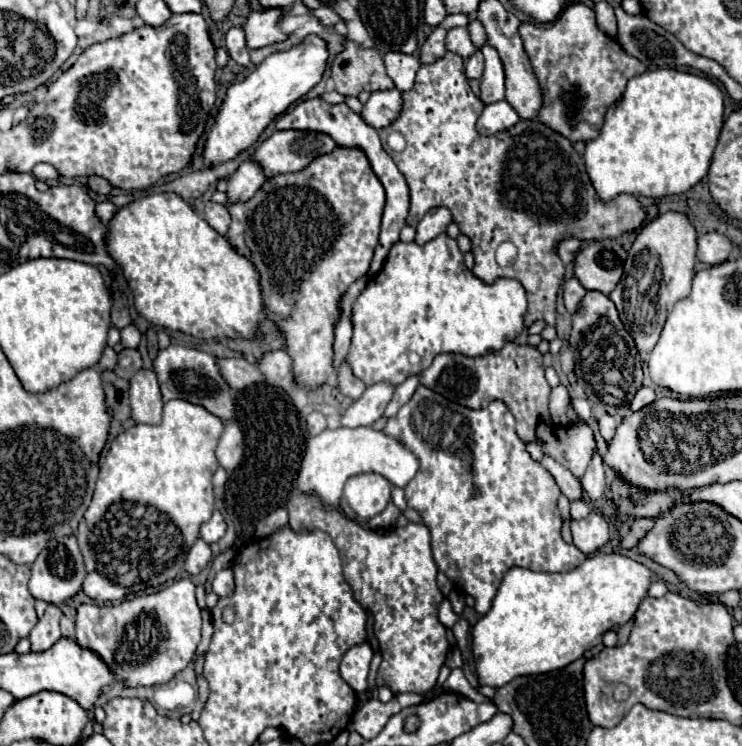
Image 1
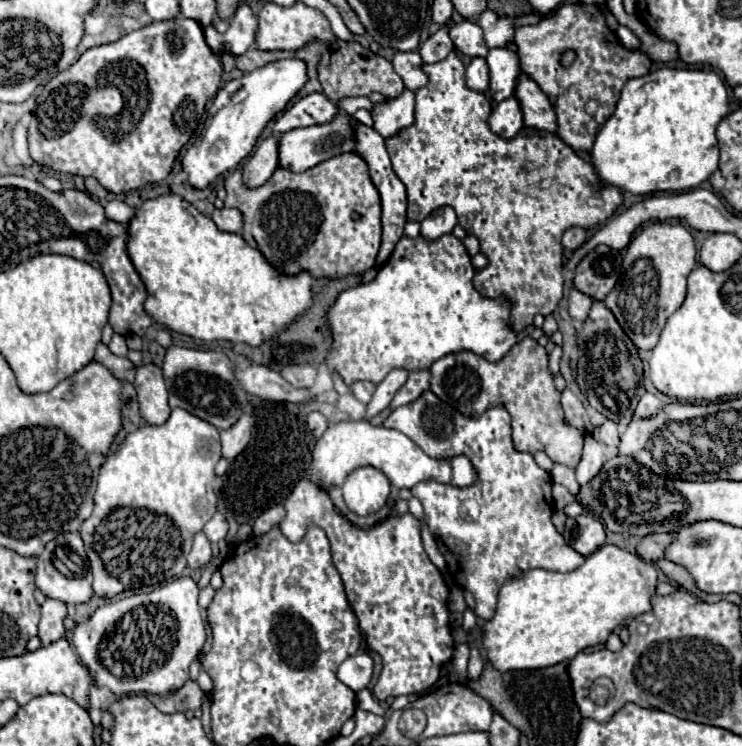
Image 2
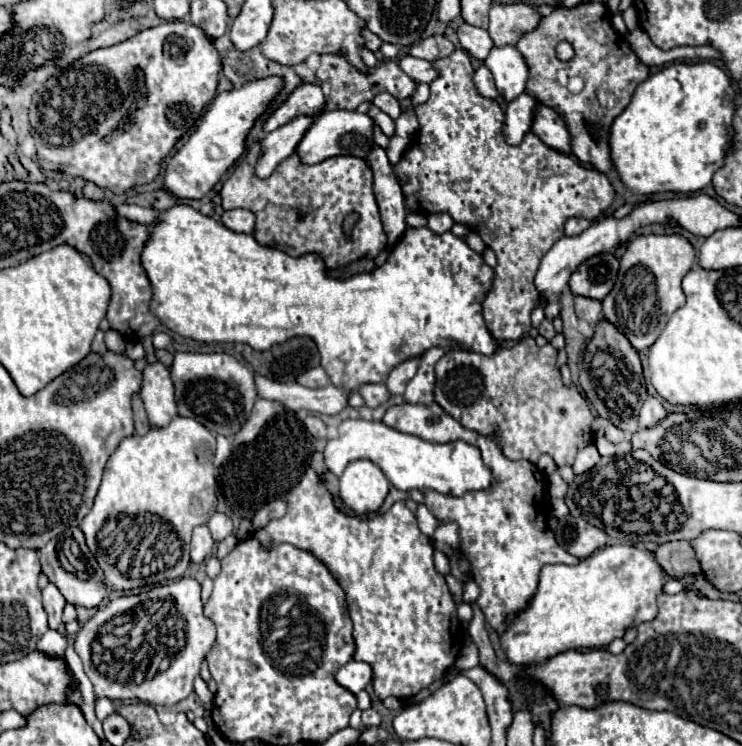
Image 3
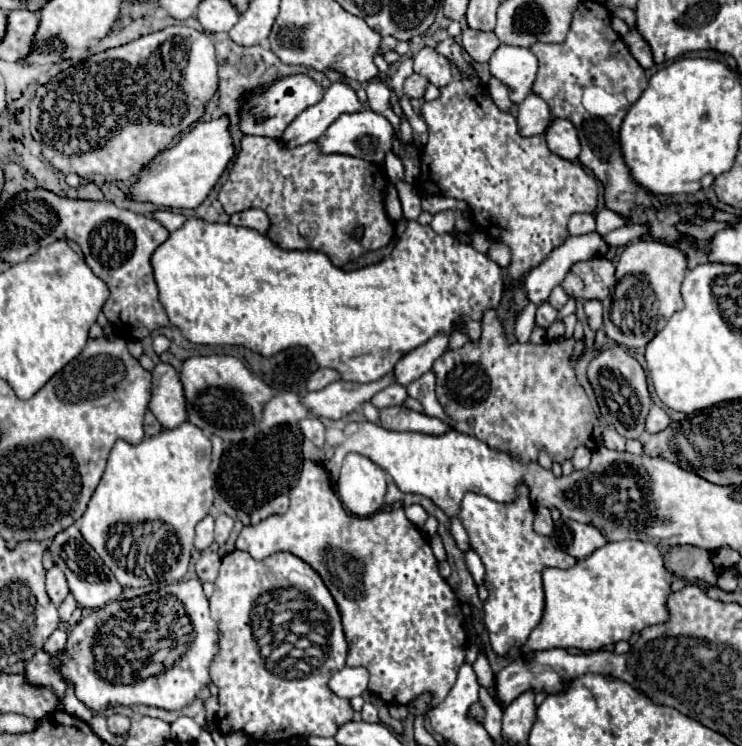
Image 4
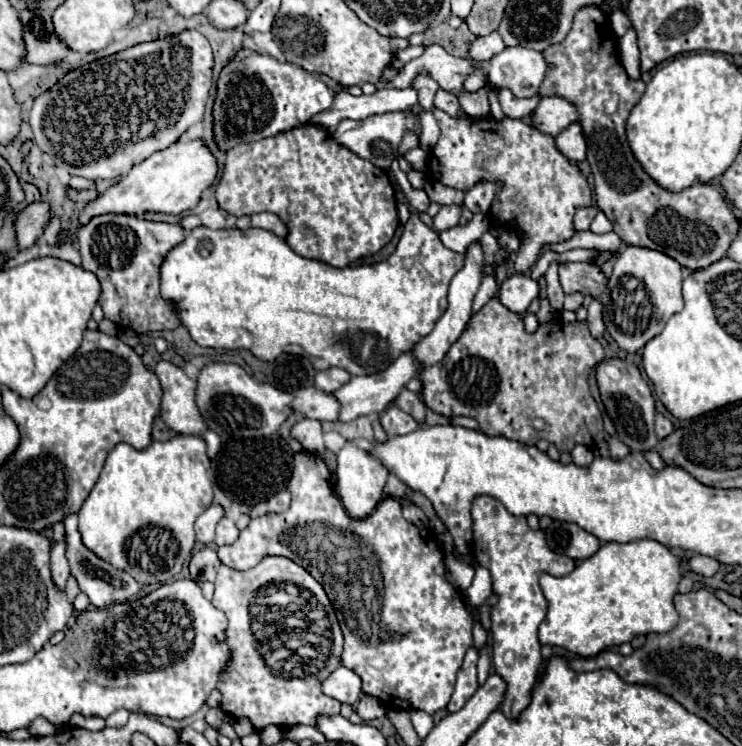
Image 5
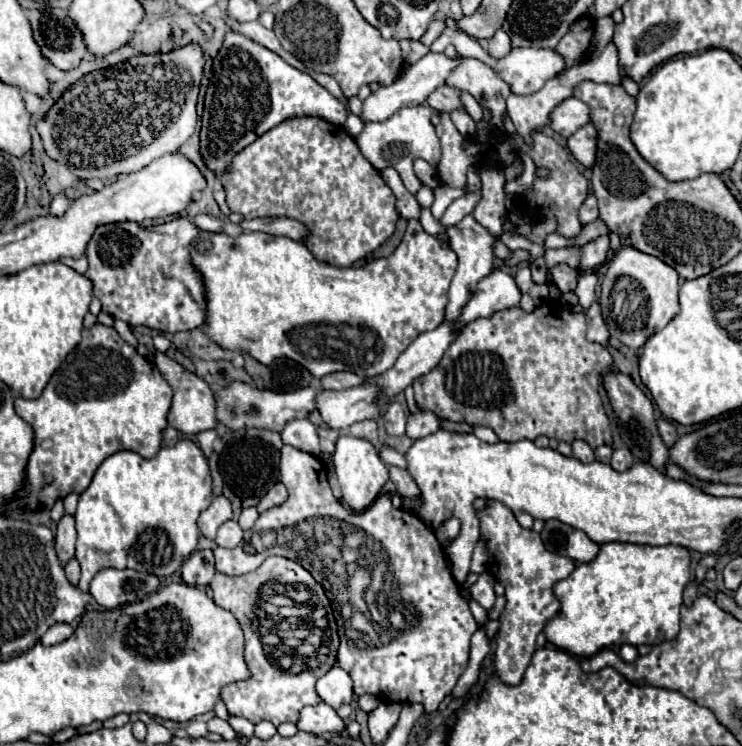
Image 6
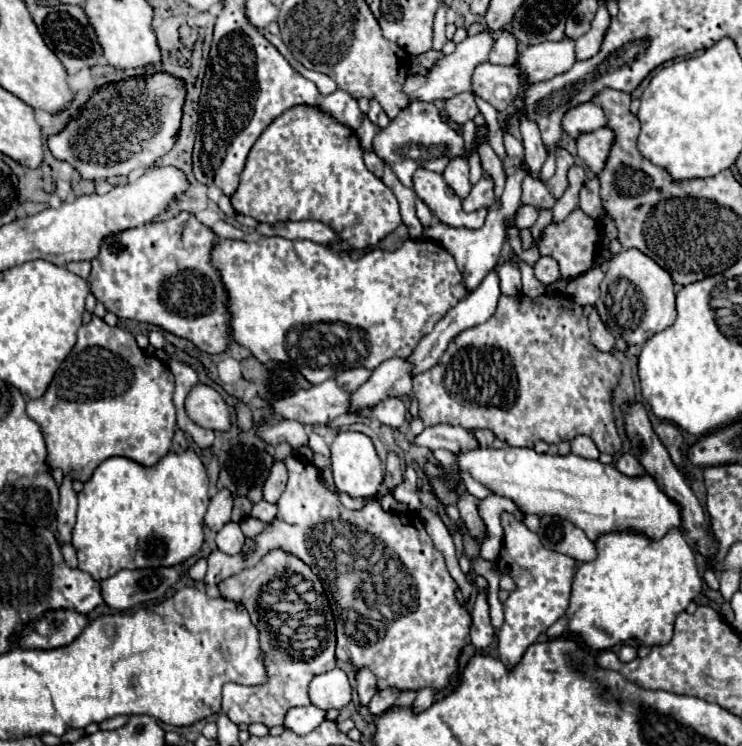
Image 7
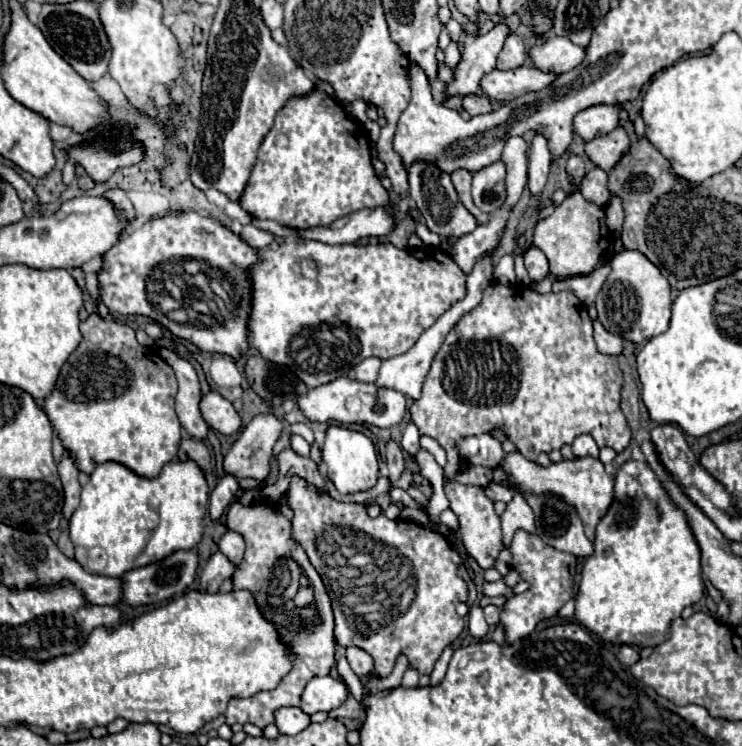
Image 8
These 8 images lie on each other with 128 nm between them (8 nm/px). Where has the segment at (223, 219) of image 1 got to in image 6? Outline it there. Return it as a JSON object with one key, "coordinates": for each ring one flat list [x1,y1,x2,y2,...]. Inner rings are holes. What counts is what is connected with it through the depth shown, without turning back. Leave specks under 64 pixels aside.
{"coordinates":[[254,218,254,220,242,220,240,222,242,230,252,230,252,232,266,232,272,236,286,236,292,240,302,240,308,230,304,224,292,218]]}

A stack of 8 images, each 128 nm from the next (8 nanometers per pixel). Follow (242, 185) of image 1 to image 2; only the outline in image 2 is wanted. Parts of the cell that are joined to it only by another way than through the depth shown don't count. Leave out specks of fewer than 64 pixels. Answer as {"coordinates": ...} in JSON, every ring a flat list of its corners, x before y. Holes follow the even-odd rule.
{"coordinates":[[272,136,266,138,242,166,244,184,248,184,248,188,258,188,272,176,276,168,278,168,278,136]]}

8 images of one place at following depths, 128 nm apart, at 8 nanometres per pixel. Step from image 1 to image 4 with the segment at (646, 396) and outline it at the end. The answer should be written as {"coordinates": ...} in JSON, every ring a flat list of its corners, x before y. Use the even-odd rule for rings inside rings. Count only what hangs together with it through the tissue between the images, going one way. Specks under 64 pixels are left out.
{"coordinates":[[652,404,650,412,646,416,646,432,656,434,656,432,660,432,660,430,664,430,668,426,670,426,670,416,660,406]]}

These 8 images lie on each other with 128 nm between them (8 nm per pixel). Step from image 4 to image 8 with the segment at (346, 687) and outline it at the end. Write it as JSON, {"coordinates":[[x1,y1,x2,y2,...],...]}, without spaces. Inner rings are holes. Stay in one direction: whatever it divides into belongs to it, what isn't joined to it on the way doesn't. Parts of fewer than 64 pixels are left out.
{"coordinates":[[320,676,320,678,312,678,304,688,300,708,306,714,314,714,320,710,330,712,342,706,346,698,348,698,348,688,342,680,332,676]]}

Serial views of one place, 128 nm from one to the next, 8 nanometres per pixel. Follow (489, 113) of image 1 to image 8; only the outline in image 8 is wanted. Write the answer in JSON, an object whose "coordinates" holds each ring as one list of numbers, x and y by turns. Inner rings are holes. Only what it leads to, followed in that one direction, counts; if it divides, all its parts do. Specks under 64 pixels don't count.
{"coordinates":[[590,106,574,116,574,132,582,140,592,140,600,134,608,134,618,128,618,108,616,106]]}

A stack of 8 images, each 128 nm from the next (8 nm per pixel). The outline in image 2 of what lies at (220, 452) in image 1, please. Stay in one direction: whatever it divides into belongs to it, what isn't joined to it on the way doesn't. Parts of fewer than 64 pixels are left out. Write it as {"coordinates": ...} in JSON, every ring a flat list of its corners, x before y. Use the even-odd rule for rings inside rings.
{"coordinates":[[244,414,244,416,240,416,240,420,232,428,220,432,222,456,226,460,234,460,248,446,250,436,252,436,252,426,254,426,252,414]]}

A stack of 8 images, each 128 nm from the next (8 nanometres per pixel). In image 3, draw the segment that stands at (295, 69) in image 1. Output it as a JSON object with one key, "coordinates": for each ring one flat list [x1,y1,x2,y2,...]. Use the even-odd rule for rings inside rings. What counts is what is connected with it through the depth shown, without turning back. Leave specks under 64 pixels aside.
{"coordinates":[[266,76,264,80,250,80,240,88,220,92,208,106,198,130,190,140,170,158,164,176,164,188,178,198,204,198,214,184,224,176,224,172,244,154,246,136,254,122,266,112,270,102,284,88,282,76]]}

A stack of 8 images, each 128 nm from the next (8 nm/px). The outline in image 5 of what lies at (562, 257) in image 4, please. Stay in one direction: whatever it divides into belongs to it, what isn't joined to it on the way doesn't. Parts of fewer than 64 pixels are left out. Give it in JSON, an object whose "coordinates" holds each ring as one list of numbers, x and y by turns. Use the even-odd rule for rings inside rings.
{"coordinates":[[522,274,510,276,504,284,508,284,506,286,506,306,516,314,522,314,530,306,530,302,538,298,538,292,540,292,540,284,534,278,522,276]]}

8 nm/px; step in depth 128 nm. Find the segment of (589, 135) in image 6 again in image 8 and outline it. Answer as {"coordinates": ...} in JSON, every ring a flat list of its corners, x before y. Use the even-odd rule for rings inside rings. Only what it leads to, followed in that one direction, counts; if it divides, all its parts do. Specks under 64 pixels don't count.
{"coordinates":[[622,126,614,128,612,132,598,136,594,140,586,142,586,156,598,166,610,172,616,162,622,158,624,152,630,148,630,138]]}

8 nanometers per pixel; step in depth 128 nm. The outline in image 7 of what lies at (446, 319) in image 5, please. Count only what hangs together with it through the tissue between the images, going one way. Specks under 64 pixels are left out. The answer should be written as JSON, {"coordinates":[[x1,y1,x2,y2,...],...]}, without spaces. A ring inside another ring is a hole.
{"coordinates":[[510,132,504,134,504,146,506,146,506,158,504,158,506,186,504,186,504,194,502,194,502,204,500,204,500,208,490,206,486,224,480,230,470,230,470,228,448,228,446,224,438,222,434,226,424,228,424,234,422,234,424,238,440,244,442,248,446,248,454,256,454,260,456,260,456,264,458,264,458,268,464,276,464,286,468,288,468,292,474,290,484,280,484,276,496,268,496,262,500,258,500,250,502,250,504,240,506,240,506,220,512,220,518,206,522,204,520,202,520,196,522,196,522,186,520,184,522,184,524,176,528,174,526,170,520,168,520,164,524,160,524,146]]}

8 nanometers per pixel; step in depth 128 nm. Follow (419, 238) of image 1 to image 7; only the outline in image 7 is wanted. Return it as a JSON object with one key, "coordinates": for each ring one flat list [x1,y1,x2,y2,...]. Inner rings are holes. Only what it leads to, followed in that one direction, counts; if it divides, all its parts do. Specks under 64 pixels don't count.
{"coordinates":[[484,174,484,178,462,200,462,210,474,212,480,210,482,206,490,206,492,202,494,202,494,180,488,174]]}

